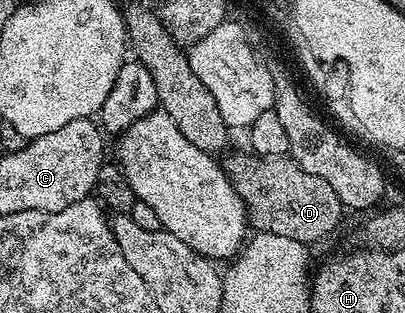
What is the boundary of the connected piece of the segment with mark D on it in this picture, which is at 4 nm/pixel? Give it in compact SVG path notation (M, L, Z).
M254 153L231 155L225 159L227 180L233 185L241 201L247 206L247 222L255 231L277 233L314 245L318 239L331 235L339 227L345 208L341 197L321 177L305 173L294 159L284 157L261 157Z

